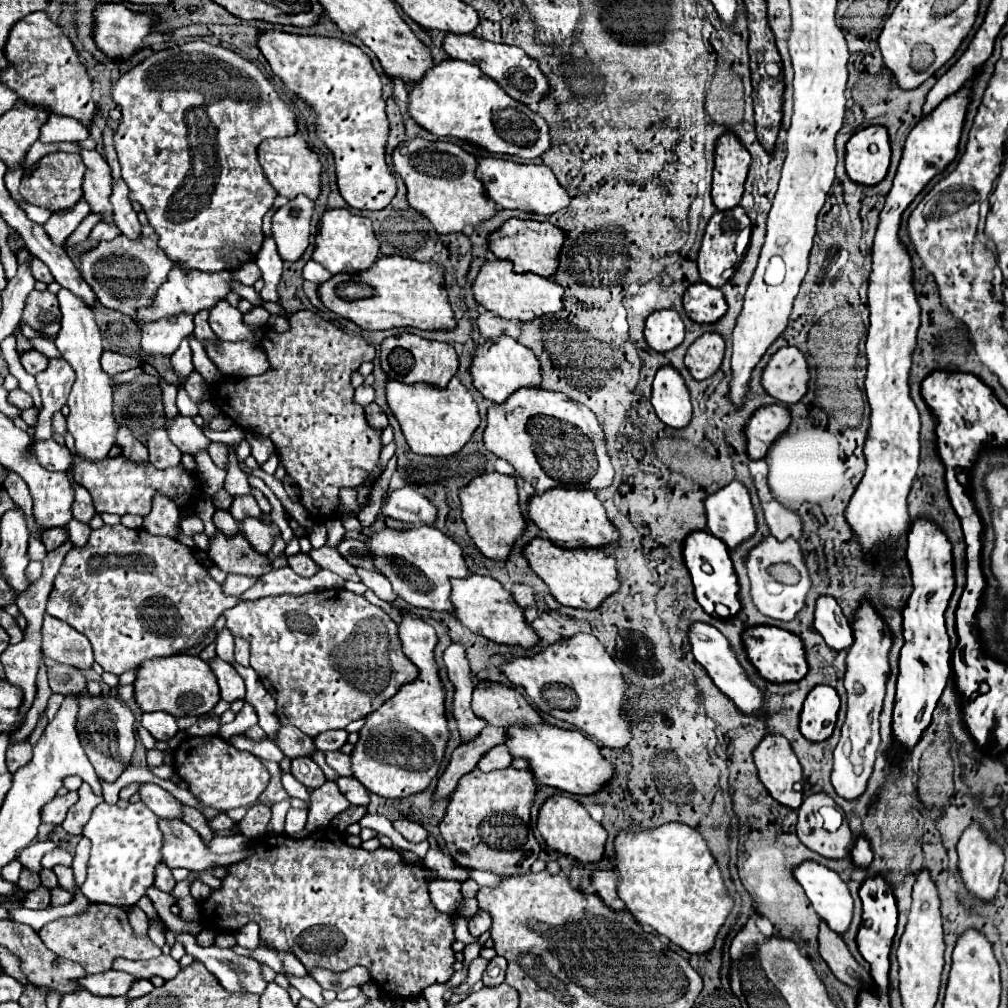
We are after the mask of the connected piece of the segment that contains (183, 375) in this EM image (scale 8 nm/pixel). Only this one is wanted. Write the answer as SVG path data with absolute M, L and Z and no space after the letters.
M189 337L183 339L177 351L170 358L173 371L182 382L185 382L188 376L194 371L192 352L189 347Z

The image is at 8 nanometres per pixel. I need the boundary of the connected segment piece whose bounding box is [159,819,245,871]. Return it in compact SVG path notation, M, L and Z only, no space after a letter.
M159 819L163 831L163 863L167 867L185 867L189 871L211 869L213 865L231 865L245 857L245 851L231 855L213 855L199 833L179 819Z

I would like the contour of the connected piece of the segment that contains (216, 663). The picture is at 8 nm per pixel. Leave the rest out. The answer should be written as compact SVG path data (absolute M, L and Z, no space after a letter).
M213 657L207 663L217 677L217 683L219 683L219 689L221 689L221 699L231 703L235 699L245 697L245 685L243 685L243 679L239 677L239 673L235 671L235 667L221 661L219 657Z

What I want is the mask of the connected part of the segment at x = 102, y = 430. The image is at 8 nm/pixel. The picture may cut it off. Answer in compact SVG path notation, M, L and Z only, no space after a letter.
M61 289L57 293L57 299L59 299L59 309L63 313L63 319L61 319L61 331L55 337L55 345L61 351L61 355L69 361L73 371L77 373L77 379L73 383L73 389L67 401L71 409L67 415L67 427L75 439L77 455L87 461L101 461L107 457L109 449L113 447L115 429L117 429L117 423L113 419L113 399L111 399L113 379L107 373L103 373L99 365L99 357L103 353L101 333L95 323L95 315L91 307L81 297L71 293L69 289Z

